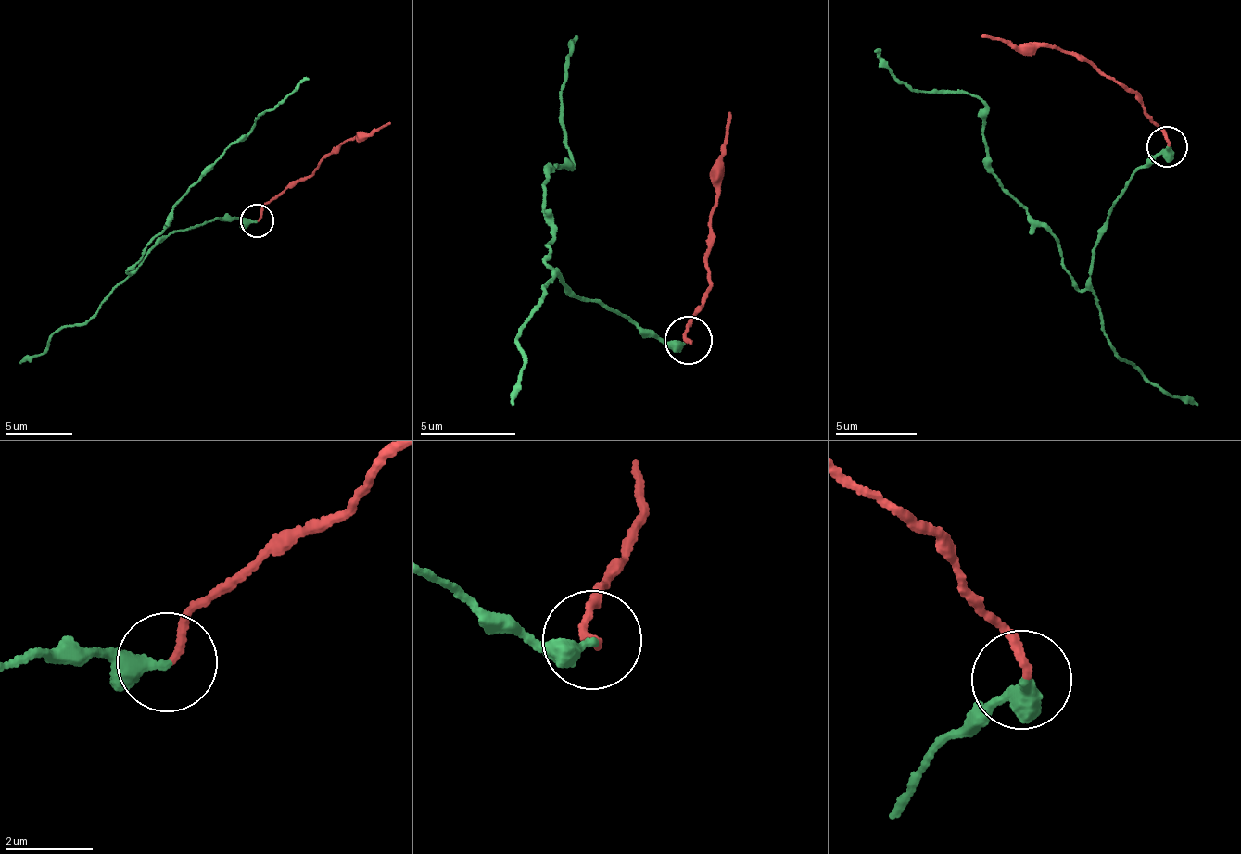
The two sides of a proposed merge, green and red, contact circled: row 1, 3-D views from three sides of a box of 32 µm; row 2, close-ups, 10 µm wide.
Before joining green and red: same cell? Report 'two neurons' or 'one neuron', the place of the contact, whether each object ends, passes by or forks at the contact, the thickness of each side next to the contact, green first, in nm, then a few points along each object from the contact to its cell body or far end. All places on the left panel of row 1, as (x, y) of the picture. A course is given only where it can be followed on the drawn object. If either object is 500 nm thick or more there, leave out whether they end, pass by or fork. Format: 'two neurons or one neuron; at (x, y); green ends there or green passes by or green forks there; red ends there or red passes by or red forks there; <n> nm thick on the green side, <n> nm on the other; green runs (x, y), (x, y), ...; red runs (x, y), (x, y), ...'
two neurons; at (257, 220); green ends there; red ends there; 360 nm thick on the green side, 170 nm on the other; green runs (256, 219), (222, 218), (175, 229), (129, 272), (145, 244), (163, 230), (189, 188), (269, 109), (310, 80); red runs (259, 220), (261, 209), (362, 131), (370, 134), (390, 125)

